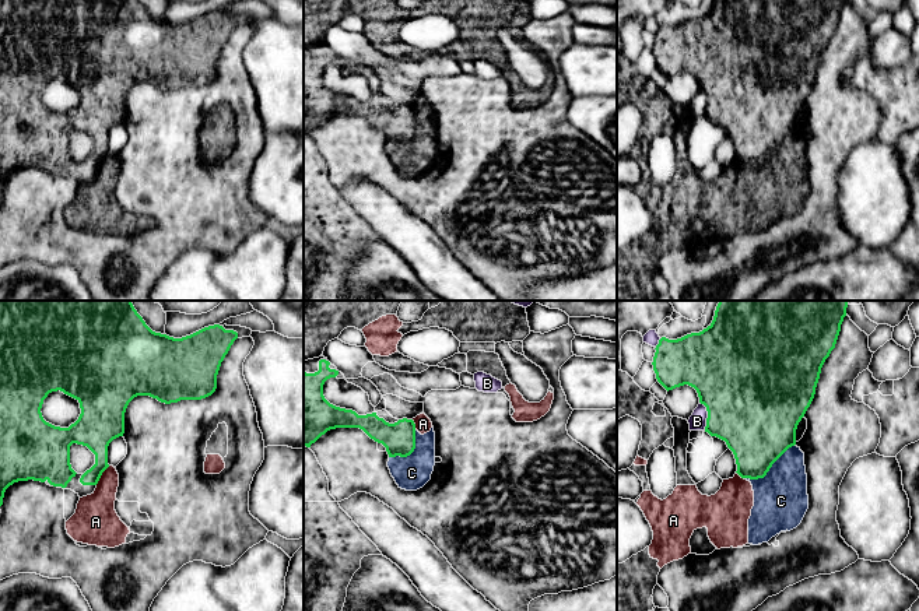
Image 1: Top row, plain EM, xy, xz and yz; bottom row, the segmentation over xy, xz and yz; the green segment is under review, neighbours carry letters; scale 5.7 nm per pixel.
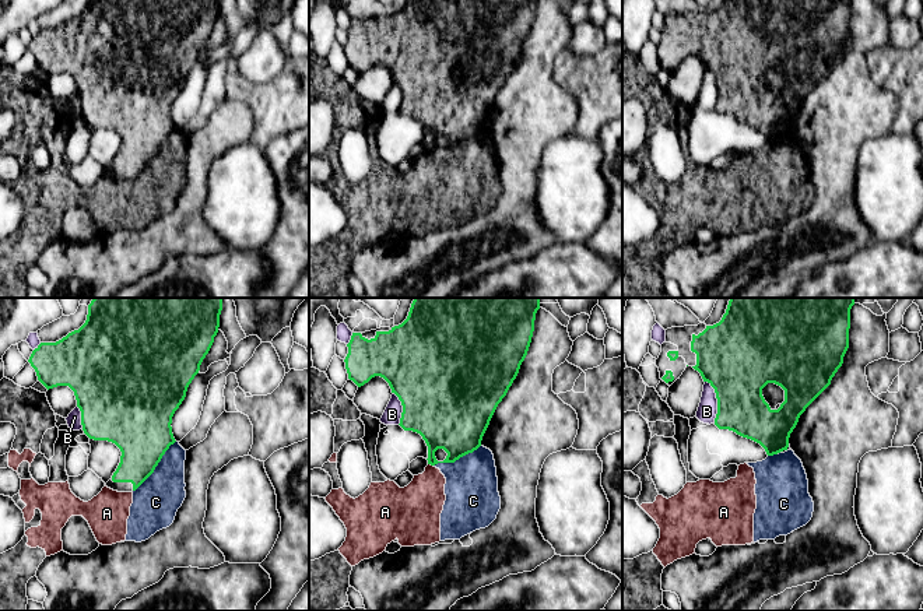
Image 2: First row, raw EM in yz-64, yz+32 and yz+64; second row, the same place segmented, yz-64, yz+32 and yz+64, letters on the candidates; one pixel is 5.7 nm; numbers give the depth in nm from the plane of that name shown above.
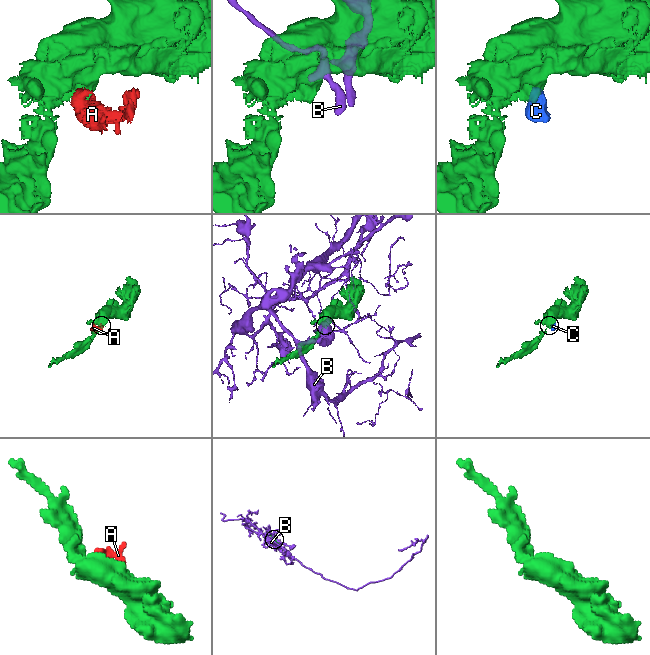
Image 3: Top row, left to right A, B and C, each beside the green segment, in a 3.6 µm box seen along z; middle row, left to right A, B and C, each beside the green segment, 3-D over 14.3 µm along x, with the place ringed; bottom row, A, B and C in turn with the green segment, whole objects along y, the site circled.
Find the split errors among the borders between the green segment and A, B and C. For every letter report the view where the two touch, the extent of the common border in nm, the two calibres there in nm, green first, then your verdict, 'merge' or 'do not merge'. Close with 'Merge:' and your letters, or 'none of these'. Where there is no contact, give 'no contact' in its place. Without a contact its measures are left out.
A: xy | 140 nm | 200/240 nm | do not merge
B: yz | 170 nm | 500/100 nm | do not merge
C: yz | 340 nm | 400/320 nm | do not merge
Merge: none of these

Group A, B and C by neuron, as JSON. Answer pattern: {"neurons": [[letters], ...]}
{"neurons": [["A", "C"], ["B"]]}

